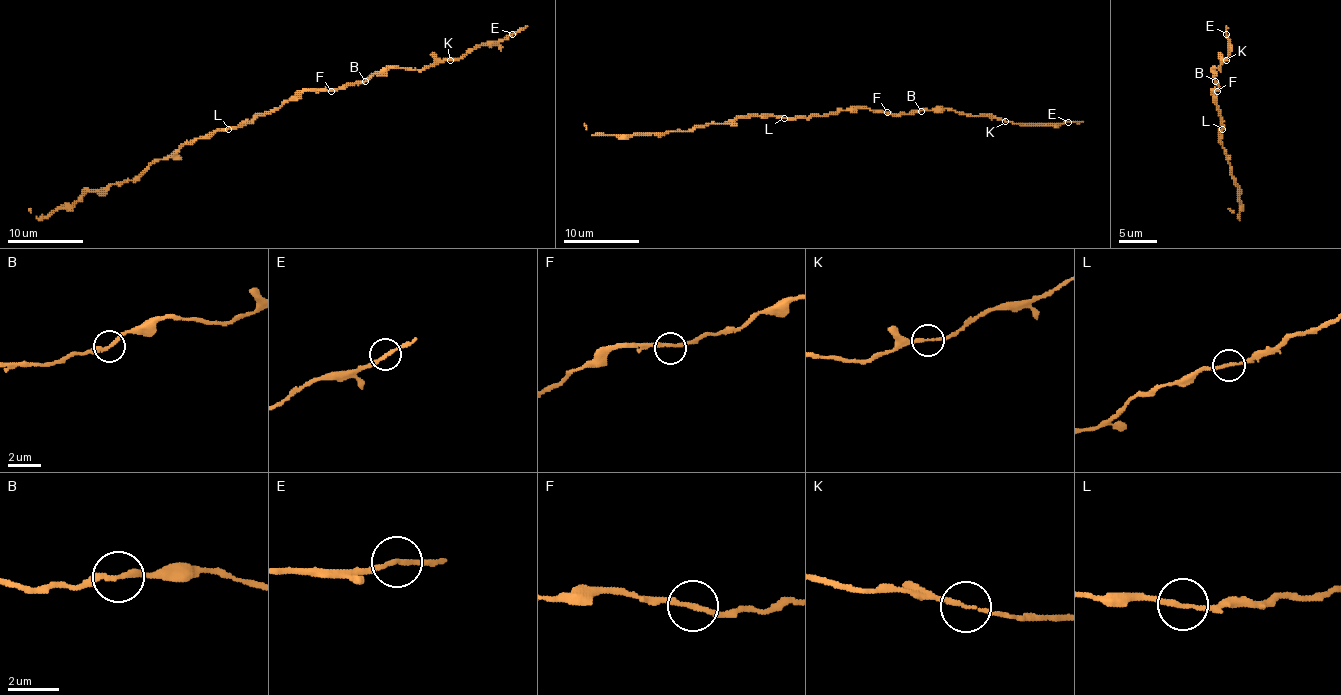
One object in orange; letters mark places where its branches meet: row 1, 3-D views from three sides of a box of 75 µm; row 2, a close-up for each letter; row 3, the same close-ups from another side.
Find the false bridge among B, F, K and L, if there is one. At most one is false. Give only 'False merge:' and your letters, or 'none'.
False merge: none

